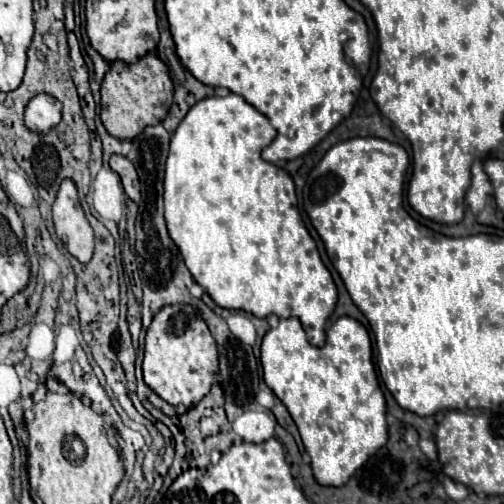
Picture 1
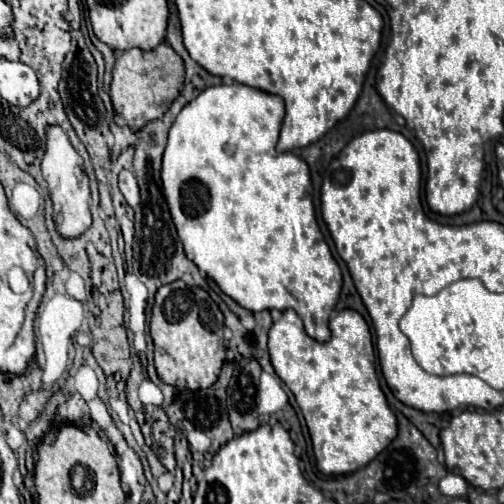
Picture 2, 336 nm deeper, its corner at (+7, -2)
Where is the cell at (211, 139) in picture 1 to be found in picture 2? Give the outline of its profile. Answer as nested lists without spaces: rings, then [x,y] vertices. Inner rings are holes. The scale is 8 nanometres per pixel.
[[[219,84],[219,86],[207,88],[177,114],[173,126],[169,128],[167,148],[165,148],[162,158],[161,180],[165,186],[165,198],[169,204],[169,212],[175,222],[177,234],[183,242],[185,254],[189,260],[193,260],[197,264],[197,268],[201,272],[205,272],[209,278],[213,278],[217,282],[217,286],[227,296],[231,296],[235,302],[239,302],[243,308],[247,308],[251,312],[273,310],[273,308],[277,308],[277,310],[293,308],[297,312],[297,316],[305,322],[307,334],[319,342],[325,342],[325,340],[329,340],[329,314],[337,304],[341,284],[343,284],[341,268],[335,262],[335,258],[319,230],[319,224],[315,220],[315,208],[313,208],[313,200],[311,200],[311,174],[309,174],[307,162],[303,158],[295,156],[293,152],[279,154],[275,150],[283,116],[285,116],[285,104],[283,104],[283,98],[277,94],[269,94],[269,92],[263,92],[263,90],[245,86],[245,84],[231,84],[231,86]]]

